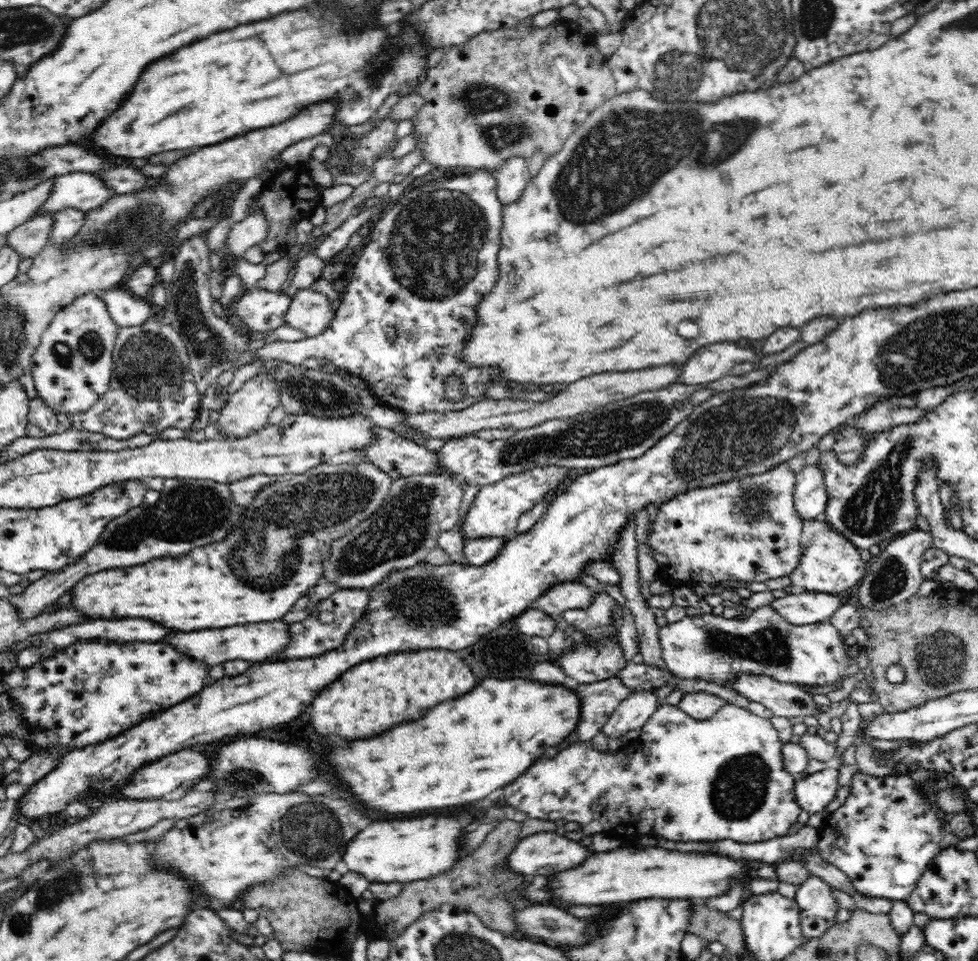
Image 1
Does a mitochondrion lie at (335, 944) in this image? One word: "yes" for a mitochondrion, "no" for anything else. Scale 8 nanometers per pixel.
no

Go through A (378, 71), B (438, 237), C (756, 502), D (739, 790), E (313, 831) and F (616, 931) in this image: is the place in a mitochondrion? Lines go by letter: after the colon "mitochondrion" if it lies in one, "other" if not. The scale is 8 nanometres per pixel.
A: other
B: mitochondrion
C: mitochondrion
D: mitochondrion
E: mitochondrion
F: other

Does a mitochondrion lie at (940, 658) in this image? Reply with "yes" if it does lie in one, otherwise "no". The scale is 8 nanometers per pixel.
yes

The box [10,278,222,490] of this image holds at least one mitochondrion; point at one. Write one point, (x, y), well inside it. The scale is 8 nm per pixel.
(150, 369)

